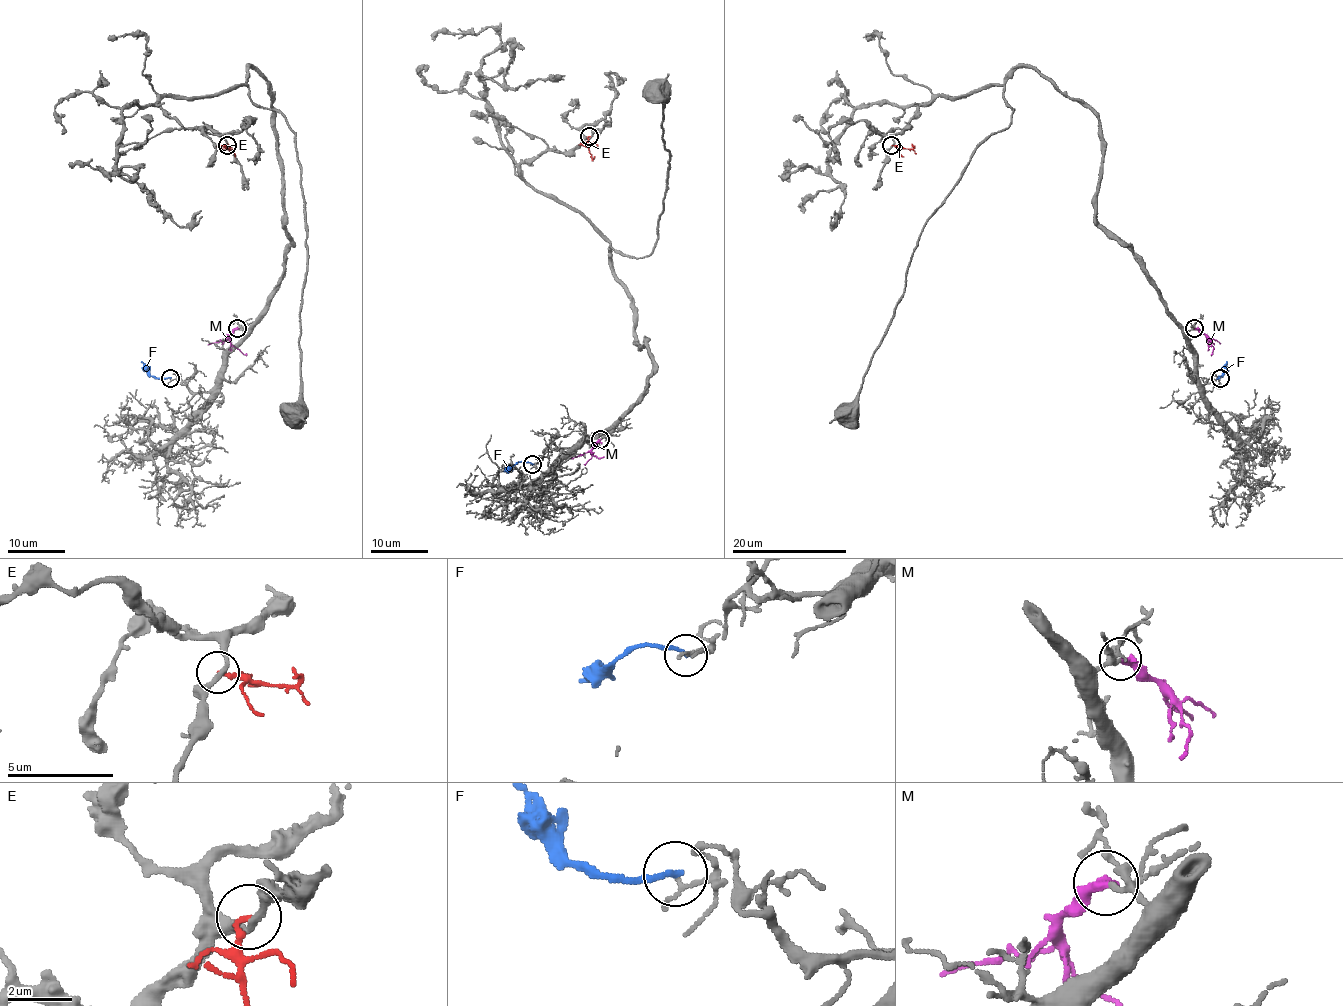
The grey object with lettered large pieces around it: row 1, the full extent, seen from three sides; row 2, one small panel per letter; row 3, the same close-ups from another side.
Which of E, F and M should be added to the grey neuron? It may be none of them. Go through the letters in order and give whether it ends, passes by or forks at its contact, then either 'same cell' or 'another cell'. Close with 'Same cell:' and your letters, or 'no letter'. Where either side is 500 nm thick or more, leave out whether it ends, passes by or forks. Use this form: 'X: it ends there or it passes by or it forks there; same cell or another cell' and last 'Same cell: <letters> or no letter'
E: it ends there; another cell
F: it ends there; another cell
M: it ends there; same cell
Same cell: M

